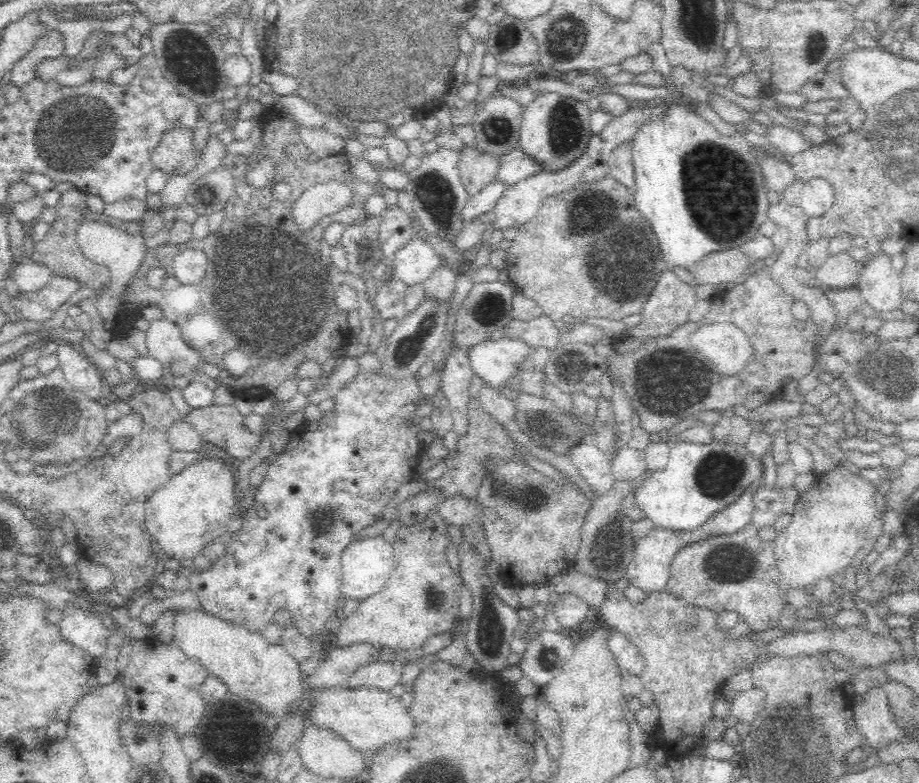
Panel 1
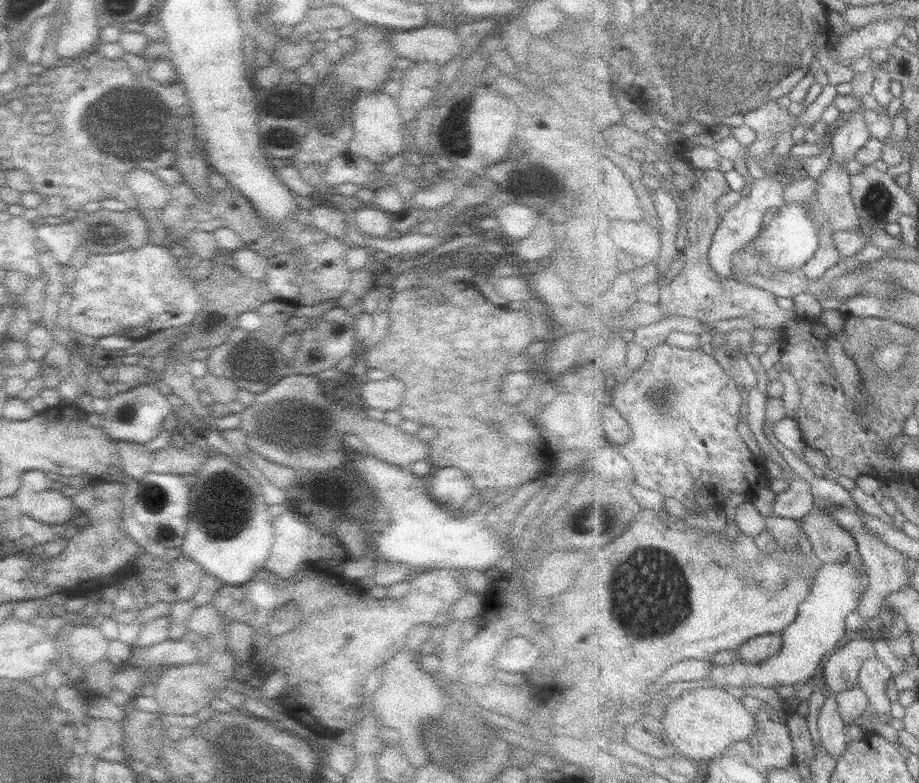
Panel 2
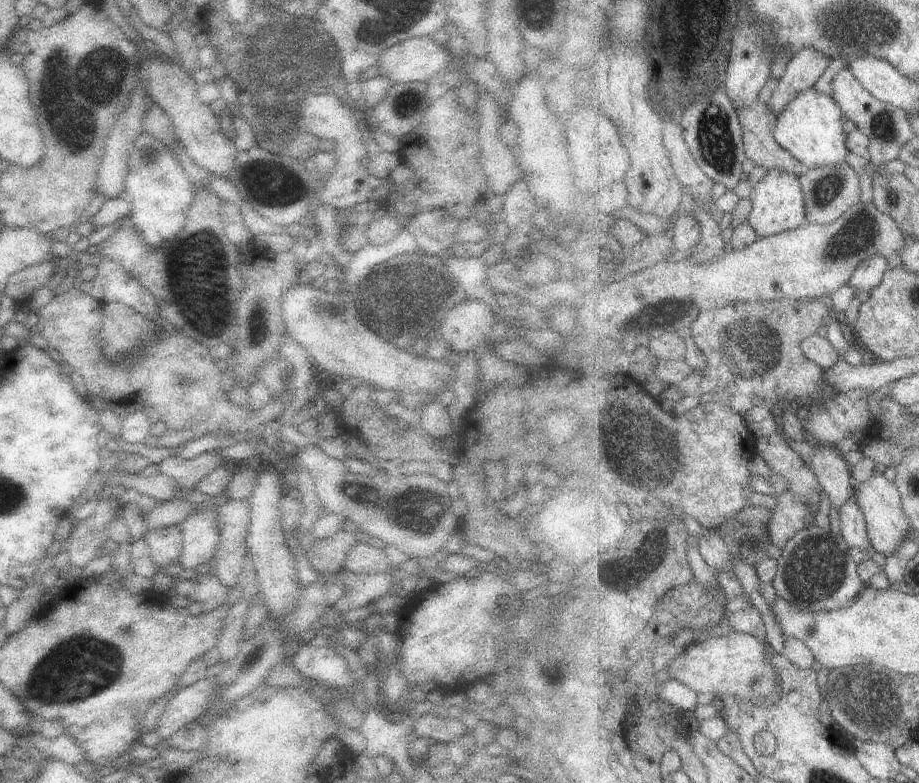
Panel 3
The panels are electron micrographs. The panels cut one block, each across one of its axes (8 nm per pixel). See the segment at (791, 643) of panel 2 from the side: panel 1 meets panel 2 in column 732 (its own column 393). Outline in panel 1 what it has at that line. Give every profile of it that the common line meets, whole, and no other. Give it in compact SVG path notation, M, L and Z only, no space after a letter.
M367 662L357 668L348 678L348 686L354 688L354 682L362 682L364 686L376 686L388 692L390 688L398 690L401 684L402 665L399 662Z

